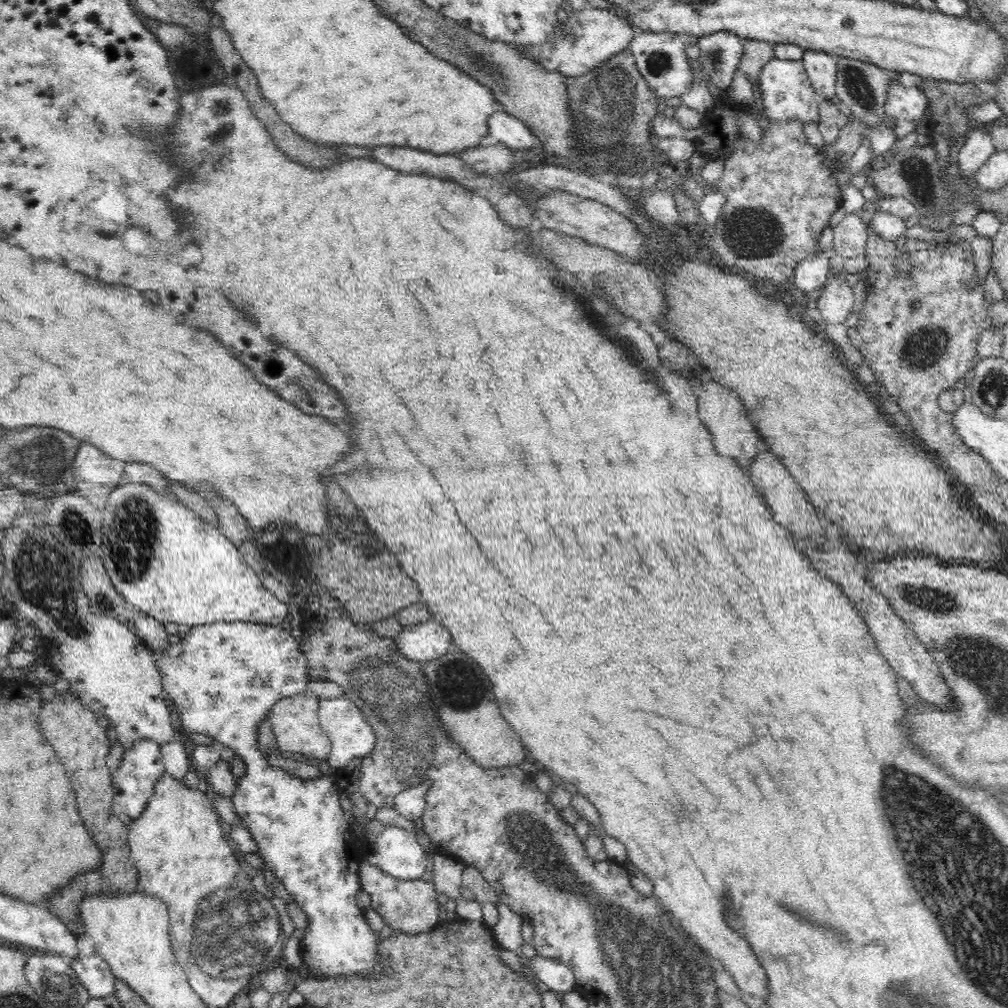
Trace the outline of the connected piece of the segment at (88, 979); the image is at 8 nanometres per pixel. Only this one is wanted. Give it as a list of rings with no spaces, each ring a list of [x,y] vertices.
[[[96,954],[76,957],[70,963],[77,980],[86,988],[90,997],[102,998],[114,994],[117,978],[102,957]]]

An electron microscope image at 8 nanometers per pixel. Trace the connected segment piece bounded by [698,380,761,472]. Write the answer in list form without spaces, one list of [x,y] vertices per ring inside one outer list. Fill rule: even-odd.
[[[710,380],[704,384],[704,396],[698,396],[698,412],[701,421],[712,433],[712,442],[718,454],[725,457],[736,458],[736,464],[740,464],[746,472],[750,471],[750,466],[754,464],[757,455],[758,438],[761,436],[754,430],[754,424],[748,420],[746,408],[742,400],[726,386],[720,386],[716,380]]]

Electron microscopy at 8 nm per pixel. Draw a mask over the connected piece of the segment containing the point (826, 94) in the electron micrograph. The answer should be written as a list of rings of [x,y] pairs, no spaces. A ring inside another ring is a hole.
[[[805,49],[802,56],[804,69],[814,90],[822,99],[829,100],[836,93],[836,76],[840,70],[835,58],[822,51]]]

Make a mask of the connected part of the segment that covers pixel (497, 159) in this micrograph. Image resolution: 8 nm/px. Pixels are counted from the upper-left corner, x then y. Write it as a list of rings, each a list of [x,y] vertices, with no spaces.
[[[499,142],[495,145],[478,145],[476,148],[464,149],[459,156],[479,174],[496,176],[508,173],[519,160],[512,151],[513,149]]]

